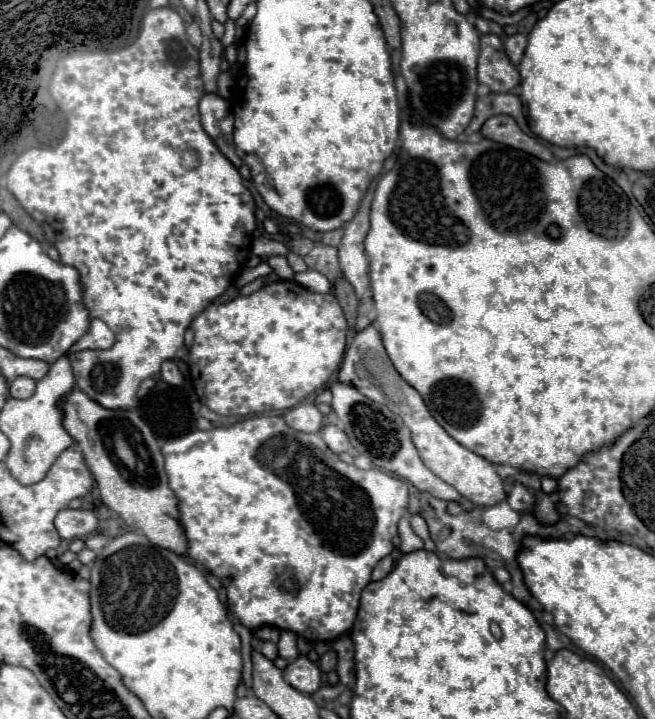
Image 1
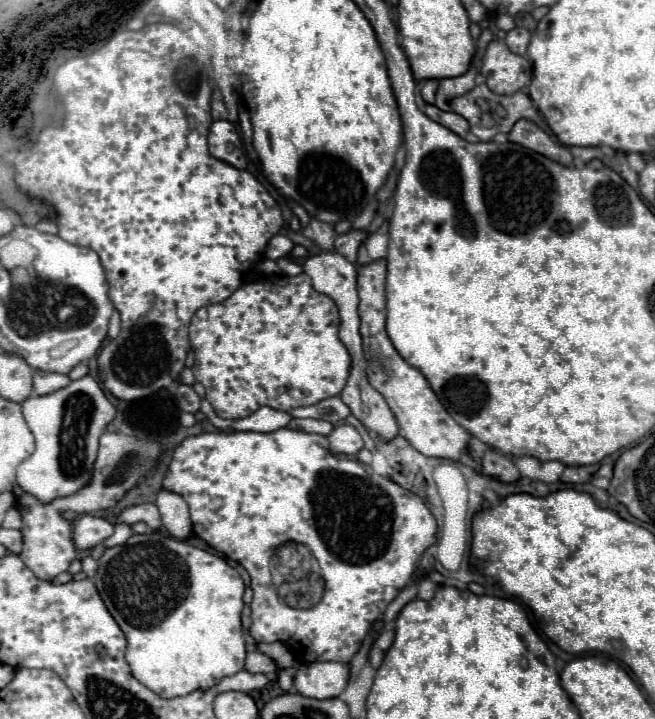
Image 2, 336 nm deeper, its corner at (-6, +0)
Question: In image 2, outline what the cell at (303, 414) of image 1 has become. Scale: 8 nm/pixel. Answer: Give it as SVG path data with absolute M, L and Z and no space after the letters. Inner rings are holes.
M292 419L288 423L288 429L302 429L306 433L318 433L318 435L328 435L334 427L328 421L322 419Z

